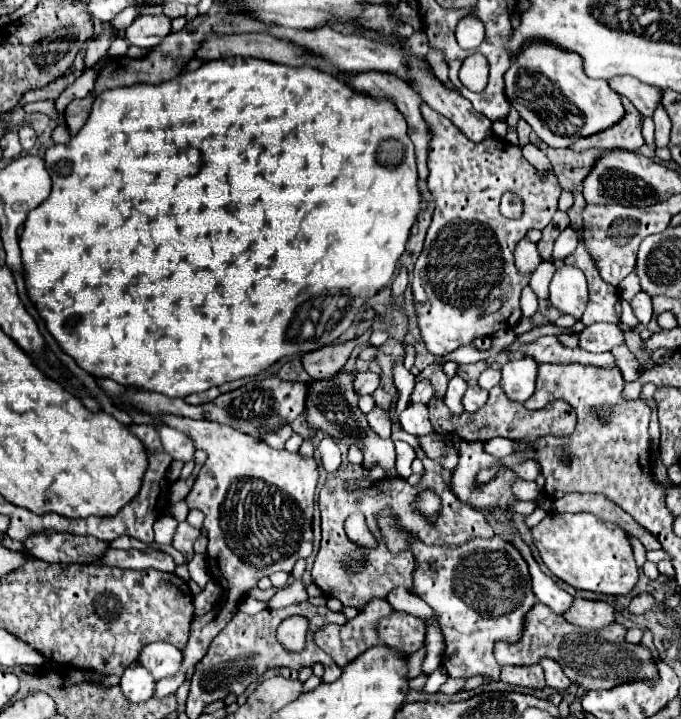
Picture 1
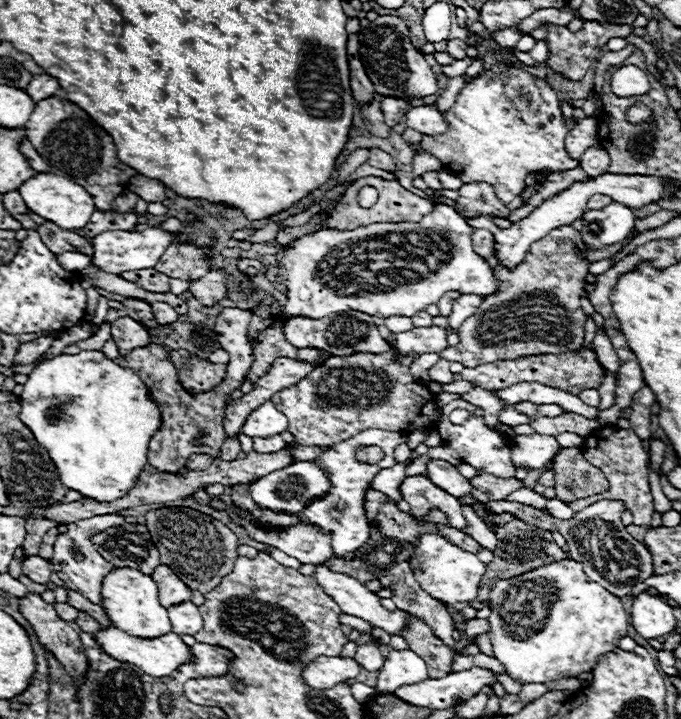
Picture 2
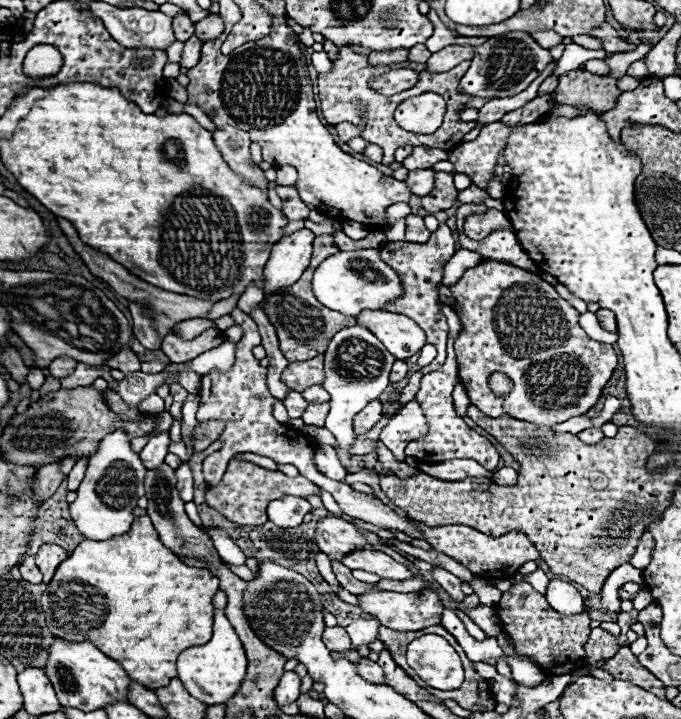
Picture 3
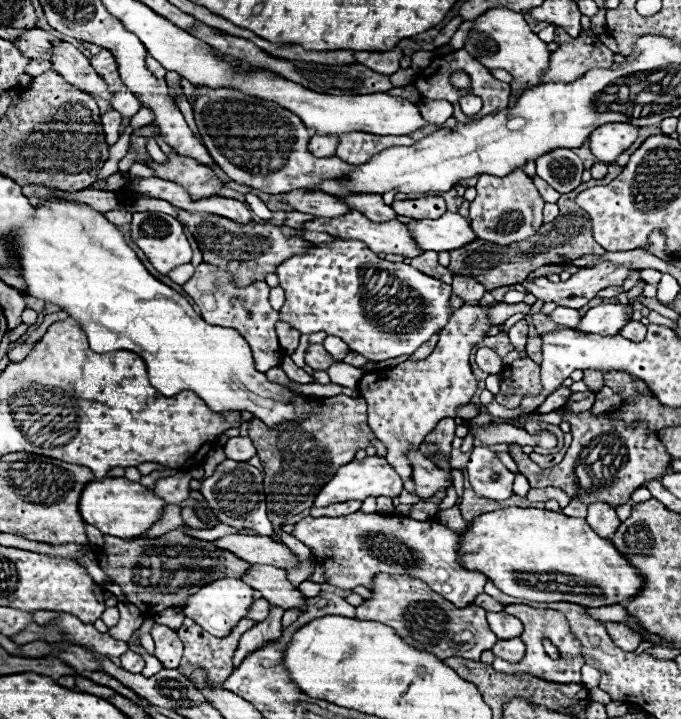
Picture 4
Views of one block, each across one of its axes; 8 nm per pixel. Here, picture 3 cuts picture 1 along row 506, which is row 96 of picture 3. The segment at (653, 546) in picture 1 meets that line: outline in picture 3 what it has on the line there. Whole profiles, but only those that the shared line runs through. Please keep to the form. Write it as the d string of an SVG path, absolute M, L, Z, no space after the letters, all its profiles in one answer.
M580 68L560 76L560 86L554 92L554 100L570 106L586 104L596 112L604 112L616 106L616 98L620 98L620 94L622 90L616 86L616 78L590 74Z

